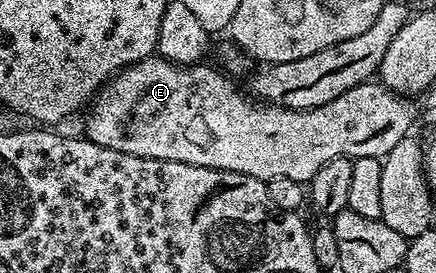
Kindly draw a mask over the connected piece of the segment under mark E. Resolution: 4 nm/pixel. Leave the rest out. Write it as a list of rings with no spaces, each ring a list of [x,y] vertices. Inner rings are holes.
[[[153,54],[147,56],[145,60],[139,60],[138,63],[132,64],[128,68],[123,68],[122,71],[115,73],[112,79],[96,93],[90,105],[92,117],[88,120],[87,139],[93,140],[98,146],[106,146],[110,150],[118,150],[119,152],[134,154],[142,158],[173,160],[174,162],[186,162],[190,166],[206,166],[207,168],[217,168],[227,172],[250,174],[254,178],[265,182],[274,178],[294,178],[294,182],[307,185],[308,181],[314,178],[314,174],[318,174],[318,170],[322,170],[322,166],[326,166],[326,162],[343,156],[347,156],[352,160],[374,158],[375,156],[383,158],[390,150],[394,150],[394,146],[398,146],[398,142],[402,142],[404,136],[413,131],[412,123],[416,120],[416,108],[412,104],[415,103],[409,97],[401,96],[399,92],[393,92],[392,89],[379,82],[369,82],[354,86],[354,90],[346,90],[346,94],[338,94],[338,98],[334,98],[334,102],[326,102],[326,106],[318,106],[317,108],[283,108],[277,104],[257,102],[248,94],[243,96],[236,89],[237,81],[233,77],[225,74],[219,67],[207,68],[206,65],[207,63],[204,62],[195,66],[171,64],[163,56]]]

